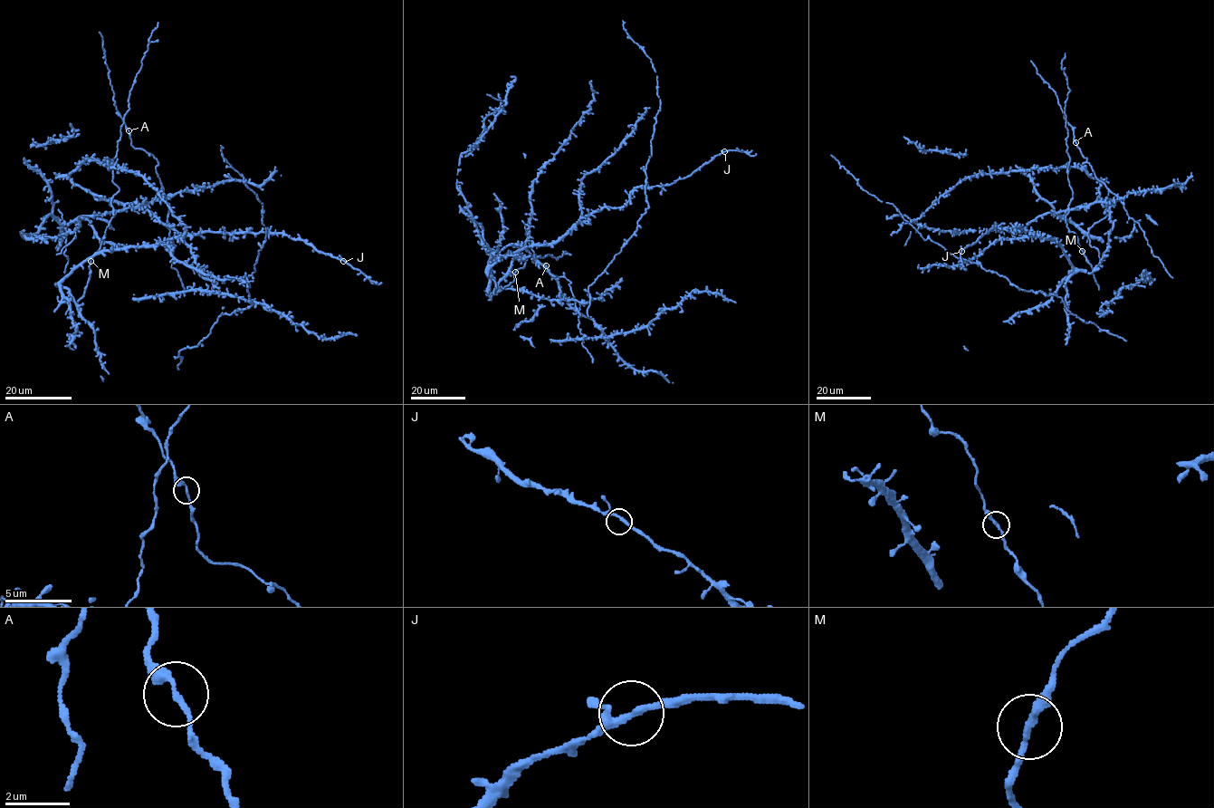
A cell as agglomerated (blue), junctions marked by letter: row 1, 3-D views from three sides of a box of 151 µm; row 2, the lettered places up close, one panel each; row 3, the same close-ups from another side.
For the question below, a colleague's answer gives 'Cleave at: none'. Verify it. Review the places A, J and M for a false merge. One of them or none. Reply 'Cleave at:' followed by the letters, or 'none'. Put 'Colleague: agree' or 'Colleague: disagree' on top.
Colleague: agree
Cleave at: none

